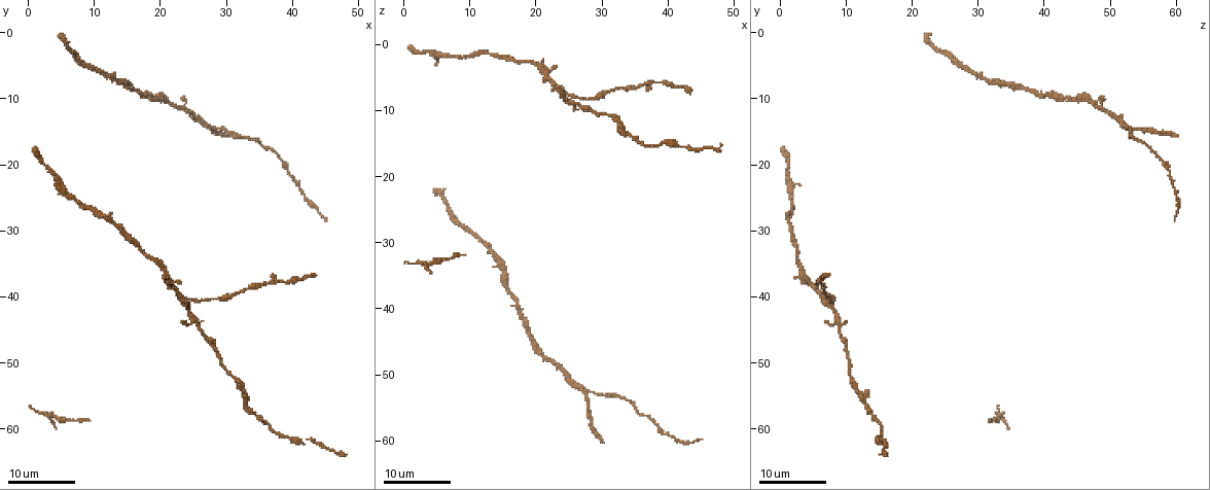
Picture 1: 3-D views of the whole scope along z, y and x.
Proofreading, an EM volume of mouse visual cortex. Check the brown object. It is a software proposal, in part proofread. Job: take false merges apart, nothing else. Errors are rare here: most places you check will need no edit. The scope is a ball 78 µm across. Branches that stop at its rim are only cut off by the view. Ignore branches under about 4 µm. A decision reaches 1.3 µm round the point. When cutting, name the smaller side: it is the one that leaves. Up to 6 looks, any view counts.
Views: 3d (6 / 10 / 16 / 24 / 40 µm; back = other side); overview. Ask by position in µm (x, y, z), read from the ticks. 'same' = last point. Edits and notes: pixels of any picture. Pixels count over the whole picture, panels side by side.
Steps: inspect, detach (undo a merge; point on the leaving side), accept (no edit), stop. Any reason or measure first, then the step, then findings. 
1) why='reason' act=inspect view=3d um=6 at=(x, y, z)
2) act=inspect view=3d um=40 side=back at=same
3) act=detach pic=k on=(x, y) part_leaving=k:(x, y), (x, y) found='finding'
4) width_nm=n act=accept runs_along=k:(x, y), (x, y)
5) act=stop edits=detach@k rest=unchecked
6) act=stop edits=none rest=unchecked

why='two arms in line, one across' act=inspect view=3d um=16 at=(39.0, 61.0, 15.0)

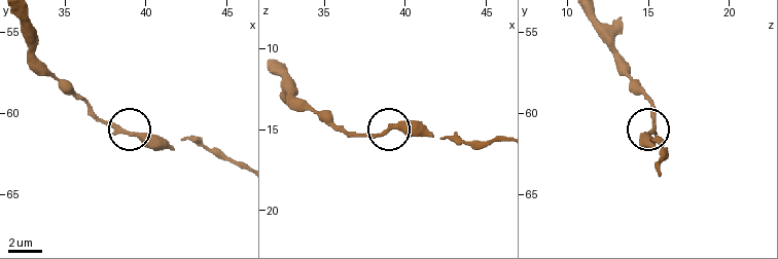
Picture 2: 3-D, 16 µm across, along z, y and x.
why='closer look' act=inspect view=3d um=10 at=(39.2, 61.2, 15.0)

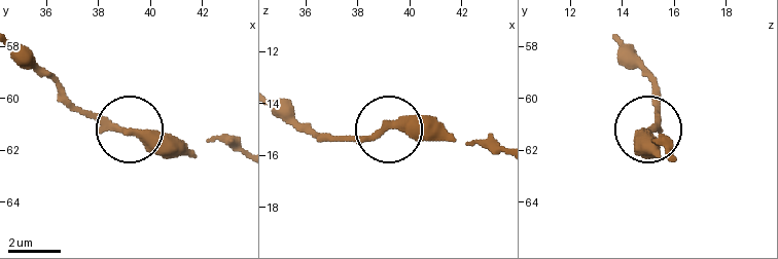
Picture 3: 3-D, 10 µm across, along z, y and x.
arms=3 act=accept found='one neuron here'

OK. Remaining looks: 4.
act=inspect view=3d um=16 at=(33.0, 57.0, 13.5)

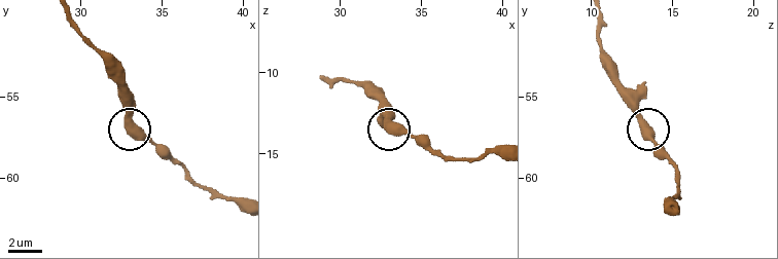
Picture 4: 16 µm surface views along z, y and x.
act=inspect view=3d um=6 at=(32.8, 56.9, 13.5)

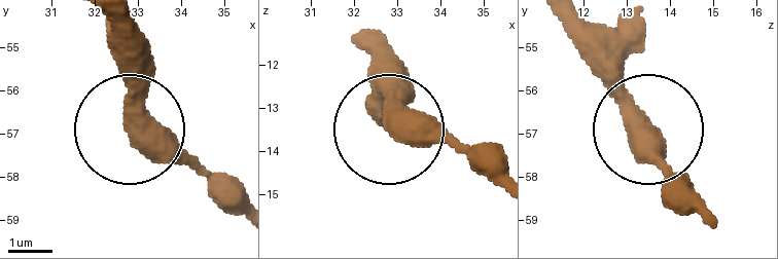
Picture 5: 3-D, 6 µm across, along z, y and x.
act=inspect view=3d um=6 side=back at=(32.85, 56.95, 13.35)

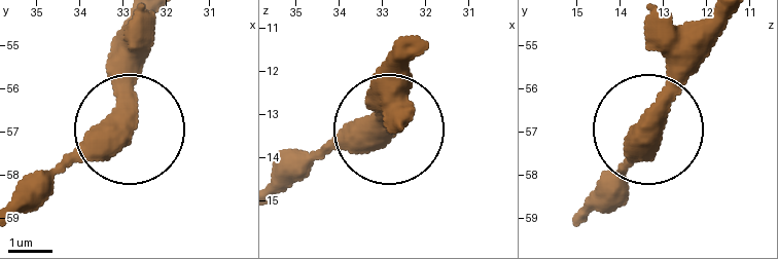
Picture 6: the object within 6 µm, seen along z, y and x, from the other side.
act=accept found='all the same neuron'

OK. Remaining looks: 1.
act=stop edits=none rest=unchecked

